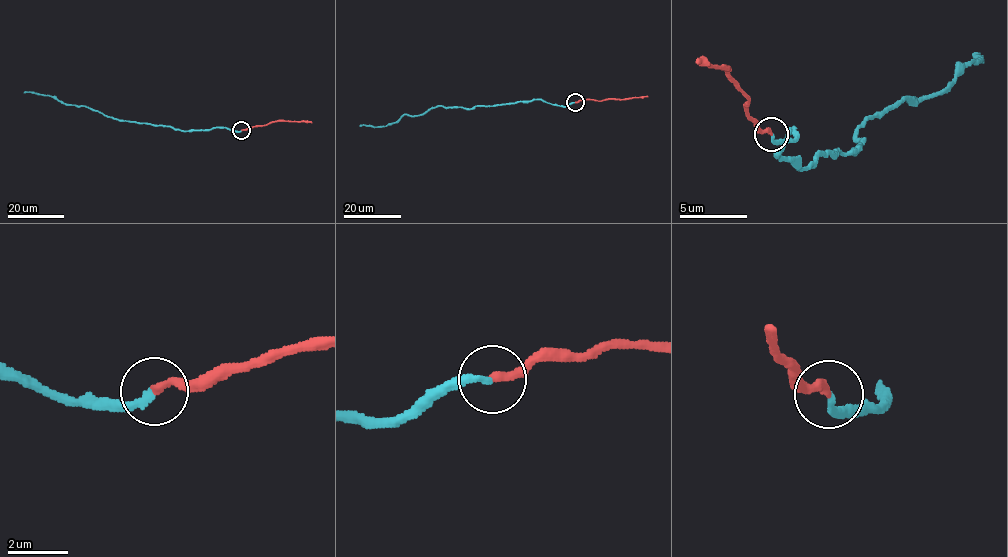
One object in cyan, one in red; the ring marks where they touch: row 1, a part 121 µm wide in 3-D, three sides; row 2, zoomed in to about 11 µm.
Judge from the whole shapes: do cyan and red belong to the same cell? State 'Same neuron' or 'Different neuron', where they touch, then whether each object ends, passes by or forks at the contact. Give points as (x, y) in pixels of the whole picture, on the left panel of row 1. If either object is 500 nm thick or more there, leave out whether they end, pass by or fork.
Same neuron. Place: (241, 130). At the ring cyan ends. At the ring red ends

